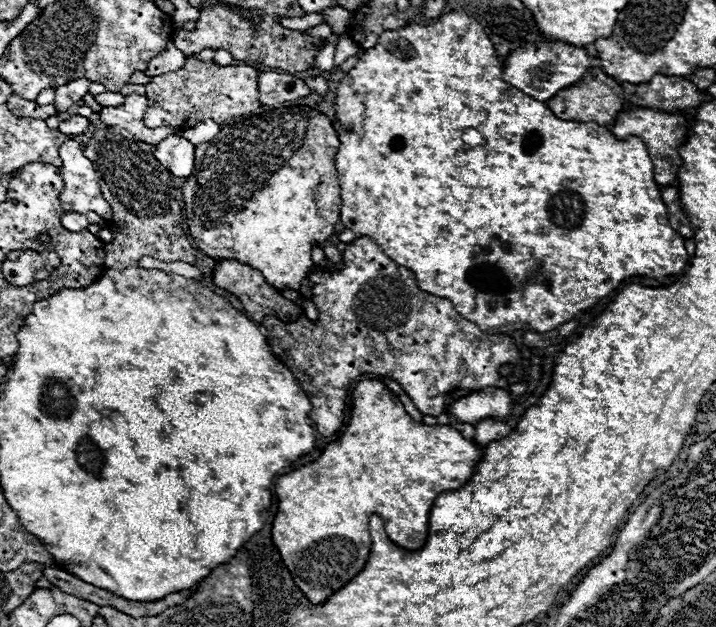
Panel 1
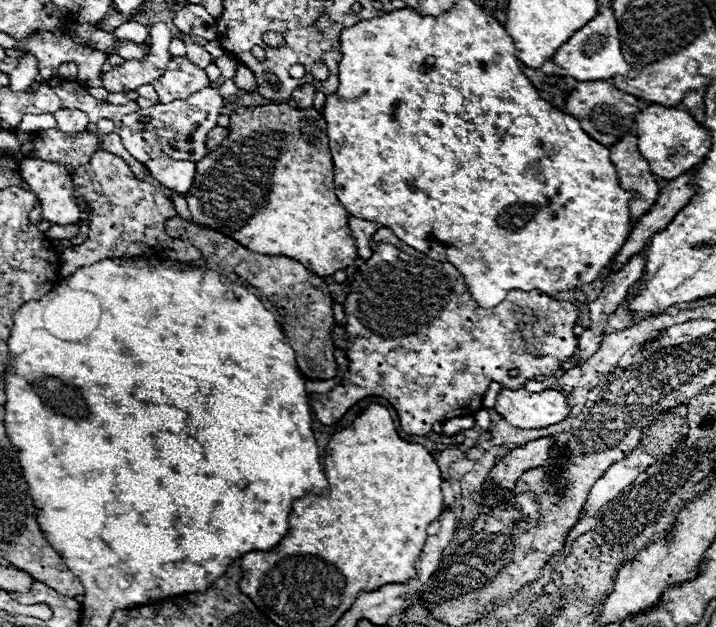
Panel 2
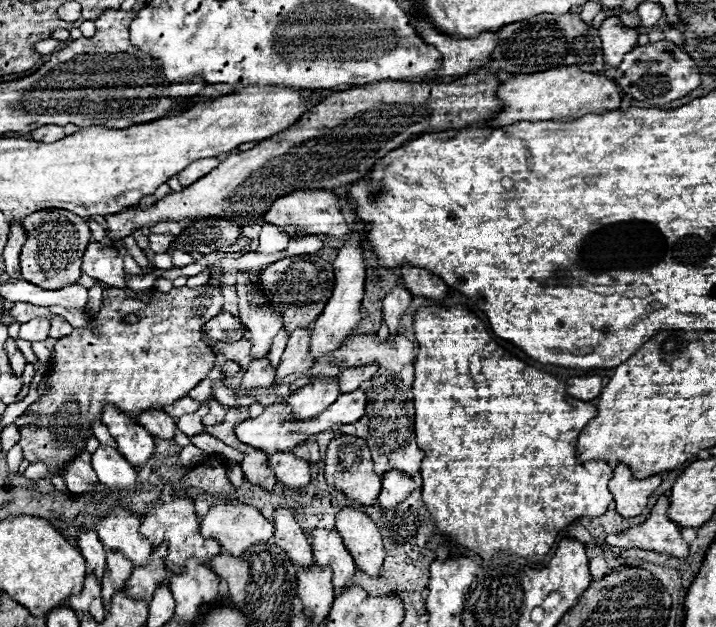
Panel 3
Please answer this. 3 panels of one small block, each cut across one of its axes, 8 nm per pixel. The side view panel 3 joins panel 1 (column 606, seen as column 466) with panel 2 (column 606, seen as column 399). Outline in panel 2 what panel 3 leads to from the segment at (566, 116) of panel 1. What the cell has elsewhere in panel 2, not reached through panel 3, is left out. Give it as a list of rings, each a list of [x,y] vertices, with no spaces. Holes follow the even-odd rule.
[[[597,80],[590,82],[578,82],[576,88],[570,92],[570,96],[566,98],[564,104],[564,112],[572,114],[580,120],[582,130],[596,142],[604,144],[606,148],[610,148],[612,144],[616,144],[616,140],[620,140],[620,136],[630,134],[636,130],[636,112],[640,100],[632,94],[624,94],[622,90],[618,90],[611,81]]]

